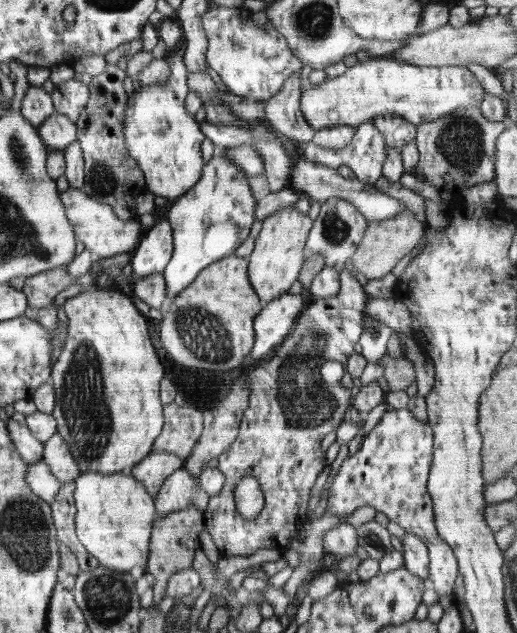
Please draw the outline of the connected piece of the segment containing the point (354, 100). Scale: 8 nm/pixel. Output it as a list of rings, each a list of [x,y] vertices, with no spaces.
[[[372,58],[350,66],[342,74],[322,84],[302,87],[300,109],[310,130],[336,125],[357,127],[373,122],[378,115],[403,118],[412,124],[429,123],[458,108],[479,107],[486,90],[470,67],[414,66],[392,58]]]

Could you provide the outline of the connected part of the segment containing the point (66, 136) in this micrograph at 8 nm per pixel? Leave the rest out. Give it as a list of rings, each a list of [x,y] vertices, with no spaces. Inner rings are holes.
[[[52,113],[37,129],[42,142],[50,150],[62,150],[77,140],[76,123],[64,114]]]

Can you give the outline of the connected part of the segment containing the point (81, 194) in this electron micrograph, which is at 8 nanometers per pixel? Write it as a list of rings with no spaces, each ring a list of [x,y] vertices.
[[[70,187],[60,192],[60,200],[64,205],[66,218],[72,223],[74,234],[95,258],[118,256],[135,250],[145,231],[135,218],[118,218],[109,204],[102,204],[90,198],[82,189]]]

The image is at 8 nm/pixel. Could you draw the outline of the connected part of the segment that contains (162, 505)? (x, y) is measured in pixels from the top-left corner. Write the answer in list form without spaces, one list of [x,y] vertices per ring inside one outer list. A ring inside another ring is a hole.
[[[186,468],[172,473],[161,486],[156,496],[156,517],[168,516],[169,513],[195,507],[202,512],[207,510],[210,496],[204,494],[199,479]]]

